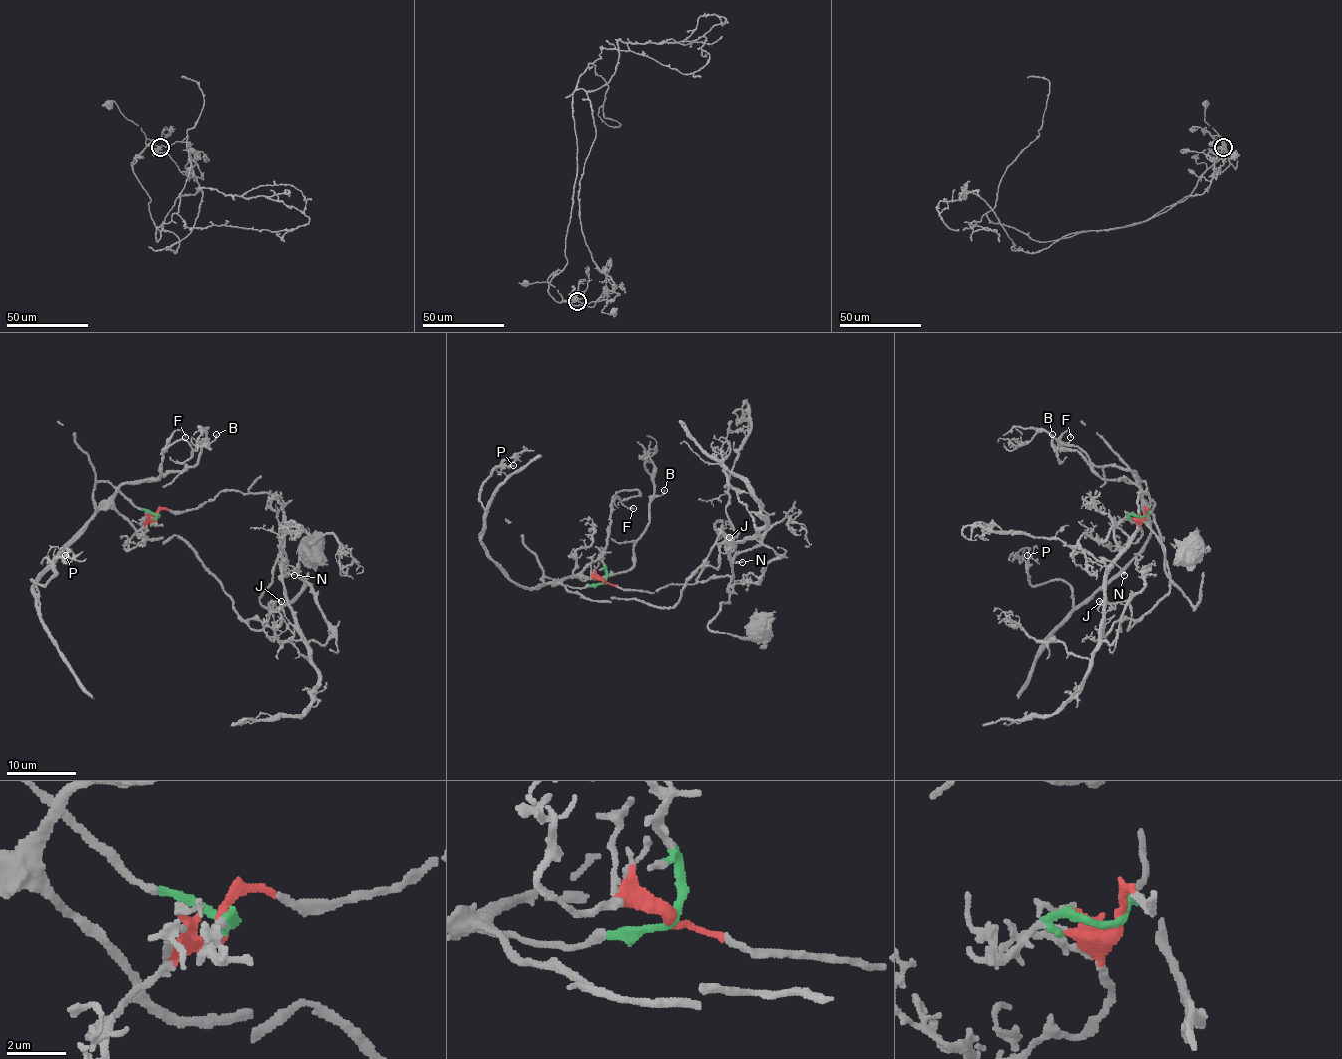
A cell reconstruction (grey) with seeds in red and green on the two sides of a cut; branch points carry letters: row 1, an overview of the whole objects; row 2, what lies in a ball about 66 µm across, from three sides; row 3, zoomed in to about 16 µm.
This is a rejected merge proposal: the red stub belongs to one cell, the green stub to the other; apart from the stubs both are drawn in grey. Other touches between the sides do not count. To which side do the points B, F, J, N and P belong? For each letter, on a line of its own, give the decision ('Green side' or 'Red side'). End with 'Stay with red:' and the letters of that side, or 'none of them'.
B: Green side
F: Green side
J: Green side
N: Red side
P: Green side
Stay with red: N

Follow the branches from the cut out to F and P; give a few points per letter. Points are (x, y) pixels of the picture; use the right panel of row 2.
F: (1143, 515), (1147, 486), (1140, 481), (1143, 503), (1135, 482), (1107, 479), (1066, 448), (1060, 437), (1071, 437)
P: (1143, 515), (1150, 500), (1140, 481), (1150, 538), (1076, 605), (1060, 579), (1033, 585), (1019, 552), (1027, 555)

